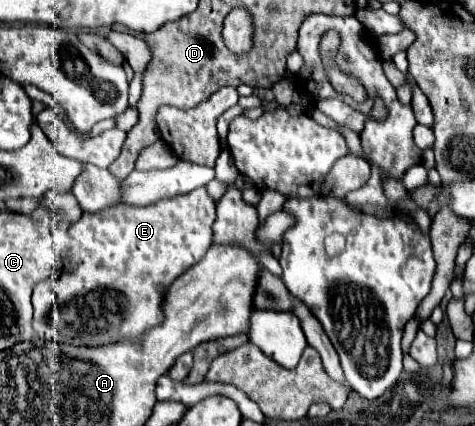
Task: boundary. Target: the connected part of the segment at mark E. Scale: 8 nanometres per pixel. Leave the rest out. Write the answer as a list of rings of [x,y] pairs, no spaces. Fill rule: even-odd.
[[[195,189],[191,193],[175,195],[171,199],[161,199],[153,205],[147,205],[147,207],[111,205],[111,207],[107,207],[103,211],[97,211],[97,213],[83,213],[83,217],[69,227],[69,249],[67,249],[67,257],[63,259],[63,271],[55,279],[45,279],[45,281],[37,283],[35,289],[33,289],[33,331],[35,331],[35,335],[41,337],[41,339],[51,339],[51,341],[57,341],[57,343],[81,345],[81,347],[107,345],[107,343],[113,343],[113,341],[119,341],[119,339],[125,339],[125,337],[137,341],[141,337],[141,333],[145,333],[147,329],[153,329],[161,323],[161,301],[163,301],[165,289],[169,289],[169,285],[181,273],[185,273],[191,265],[201,261],[201,257],[211,247],[213,221],[215,221],[215,203],[207,195],[205,189]]]

